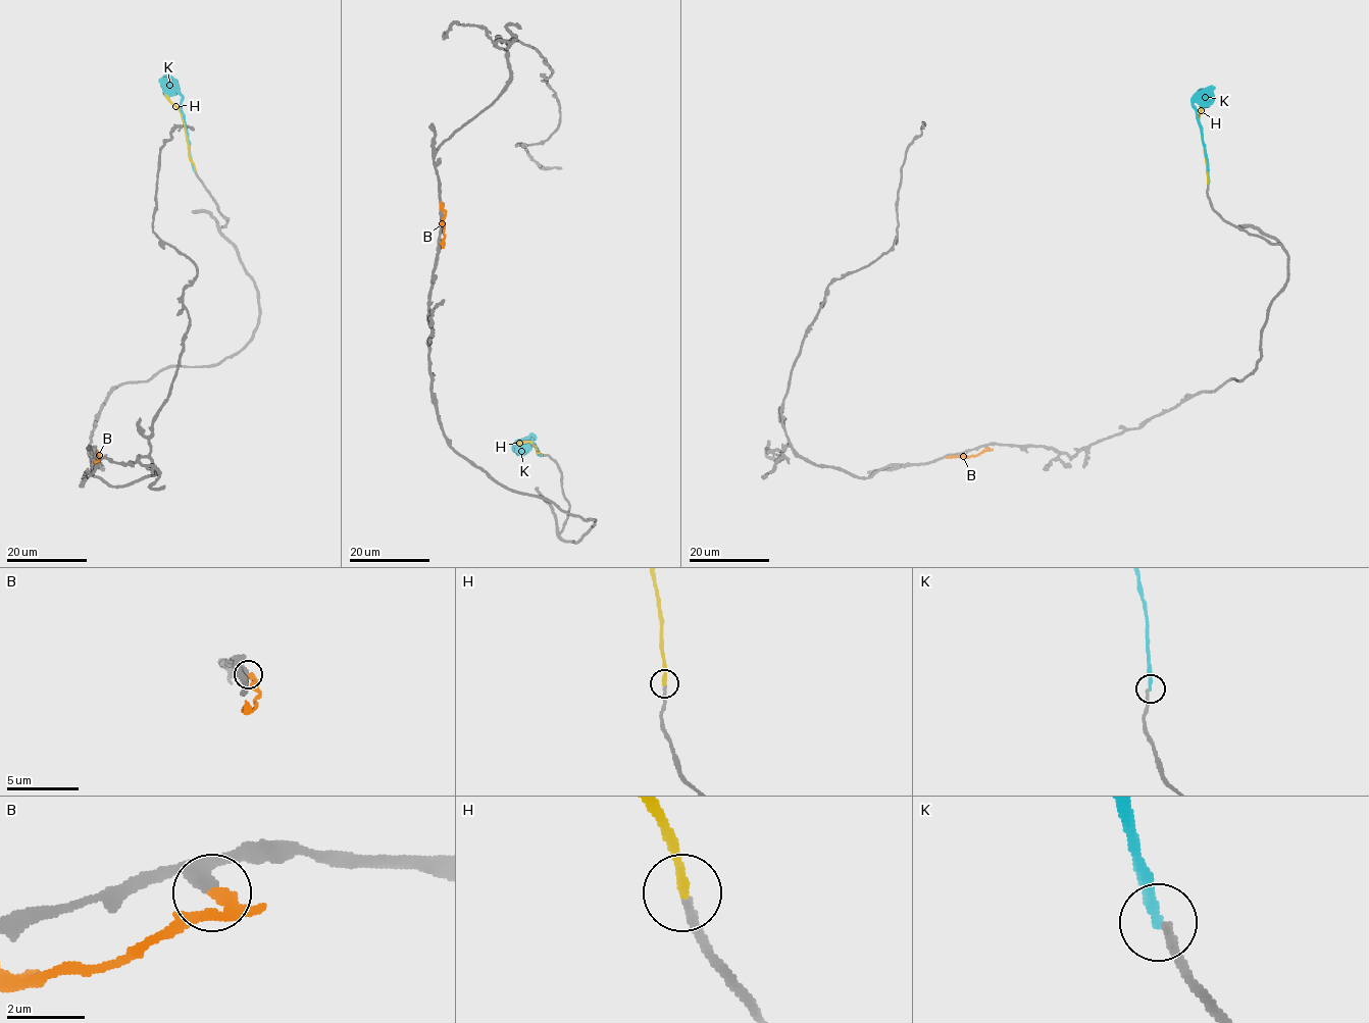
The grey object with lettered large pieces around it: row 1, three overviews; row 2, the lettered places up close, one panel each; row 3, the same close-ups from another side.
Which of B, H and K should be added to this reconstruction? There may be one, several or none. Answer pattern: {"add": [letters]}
{"add": ["H"]}

